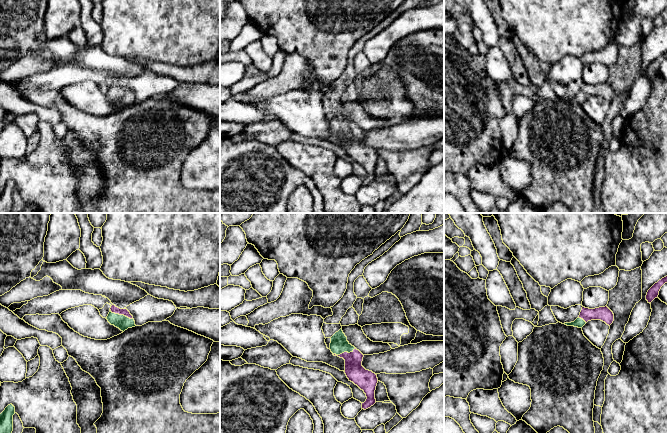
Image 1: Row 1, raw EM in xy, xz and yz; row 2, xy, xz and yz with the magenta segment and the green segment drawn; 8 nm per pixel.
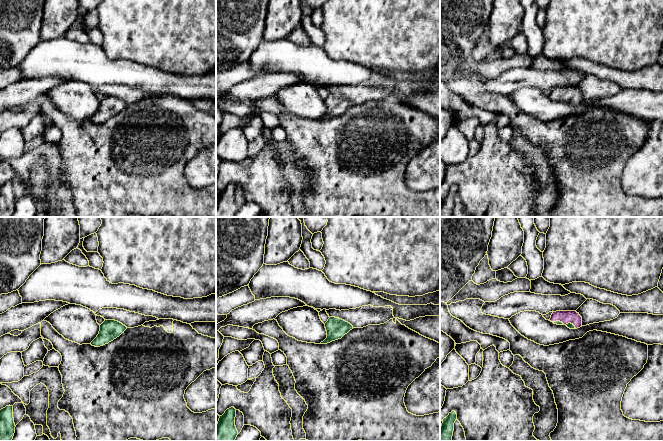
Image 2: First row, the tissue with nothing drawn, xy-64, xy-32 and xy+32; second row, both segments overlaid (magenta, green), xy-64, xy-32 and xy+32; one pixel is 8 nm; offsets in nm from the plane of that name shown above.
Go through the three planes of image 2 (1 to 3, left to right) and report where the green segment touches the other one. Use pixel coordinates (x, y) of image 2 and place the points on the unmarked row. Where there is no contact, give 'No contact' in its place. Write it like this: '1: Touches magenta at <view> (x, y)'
1: No contact
2: No contact
3: Touches magenta at xy+32 (565, 100)

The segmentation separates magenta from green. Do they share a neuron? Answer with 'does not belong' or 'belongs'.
belongs

